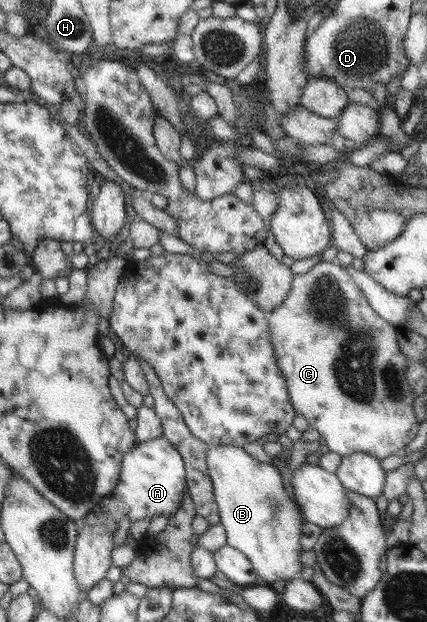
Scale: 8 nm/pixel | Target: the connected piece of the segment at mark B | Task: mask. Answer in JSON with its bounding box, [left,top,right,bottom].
[205,445,305,585]

